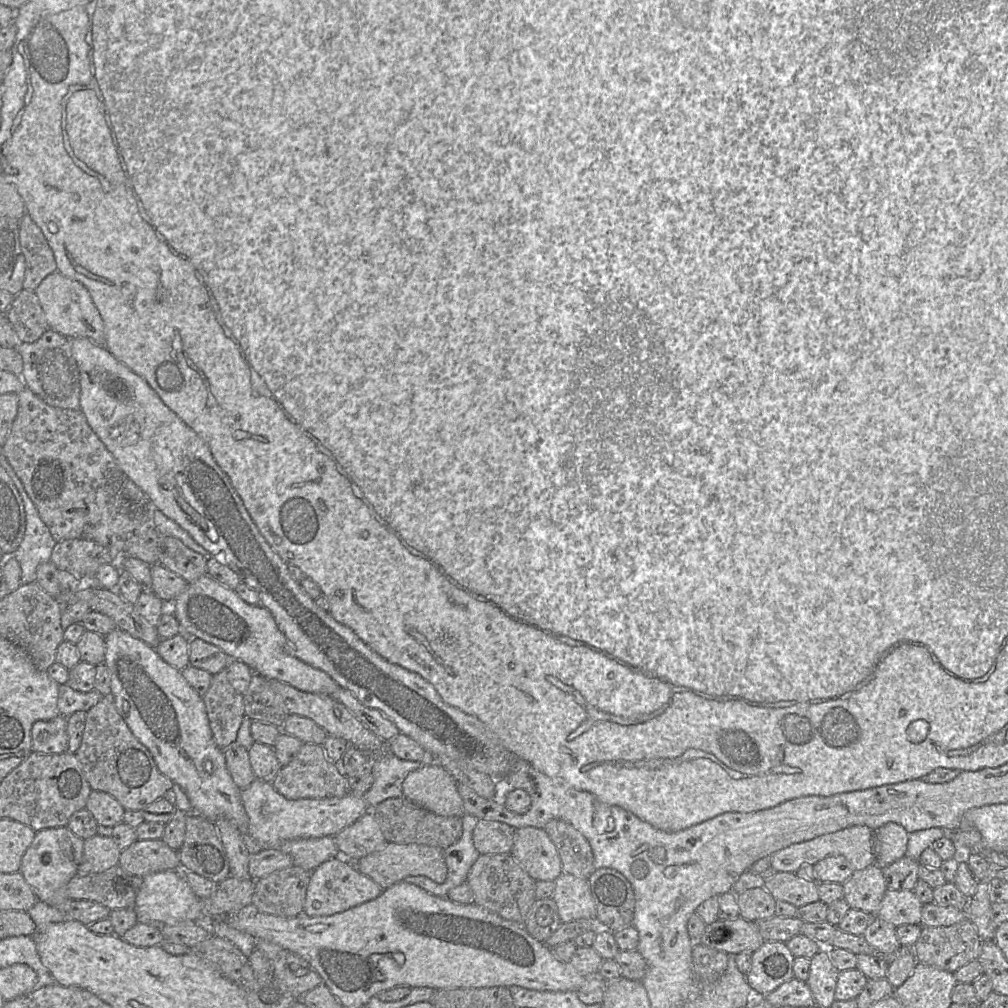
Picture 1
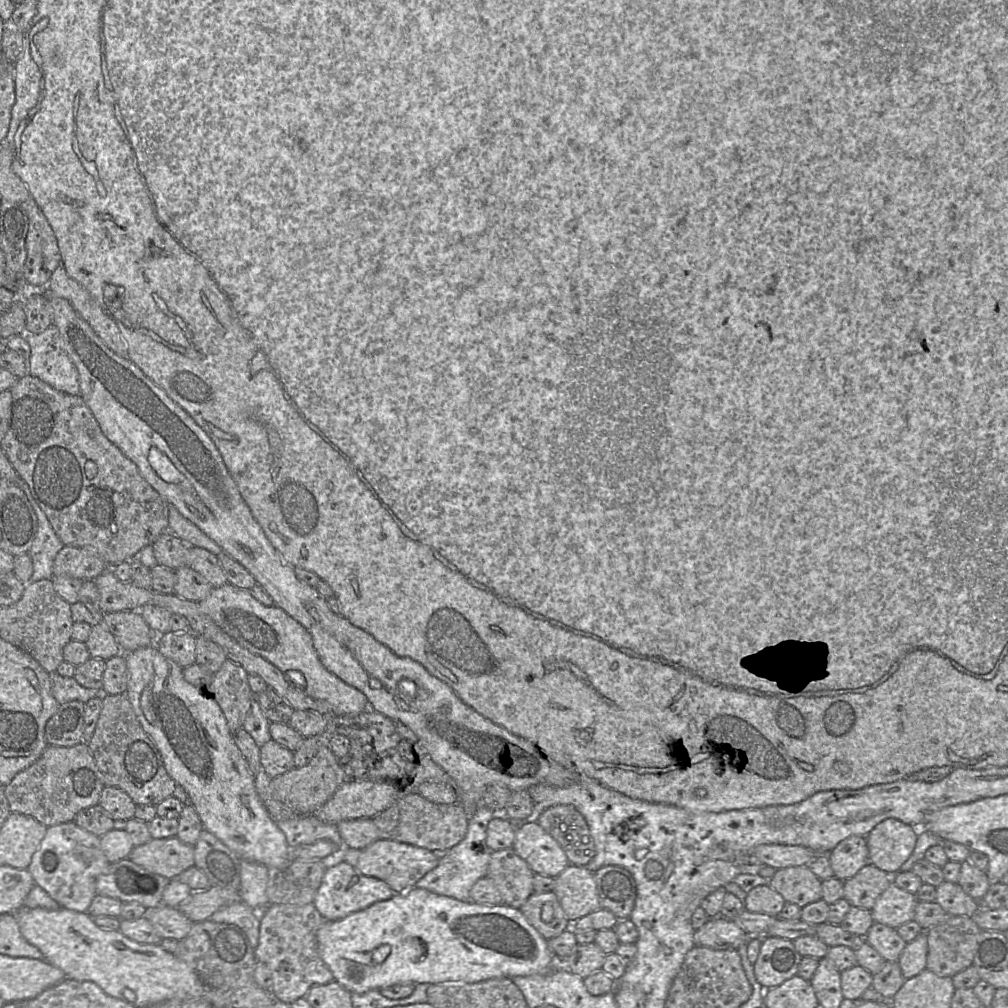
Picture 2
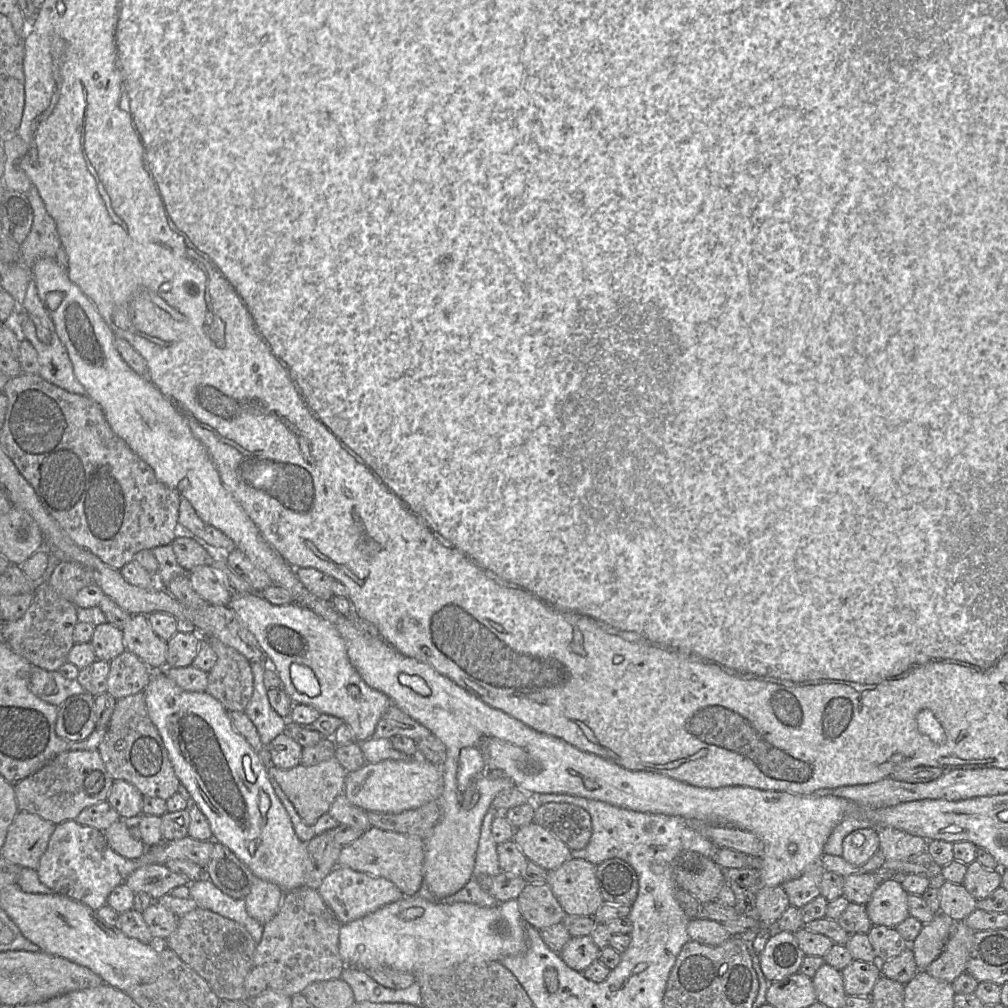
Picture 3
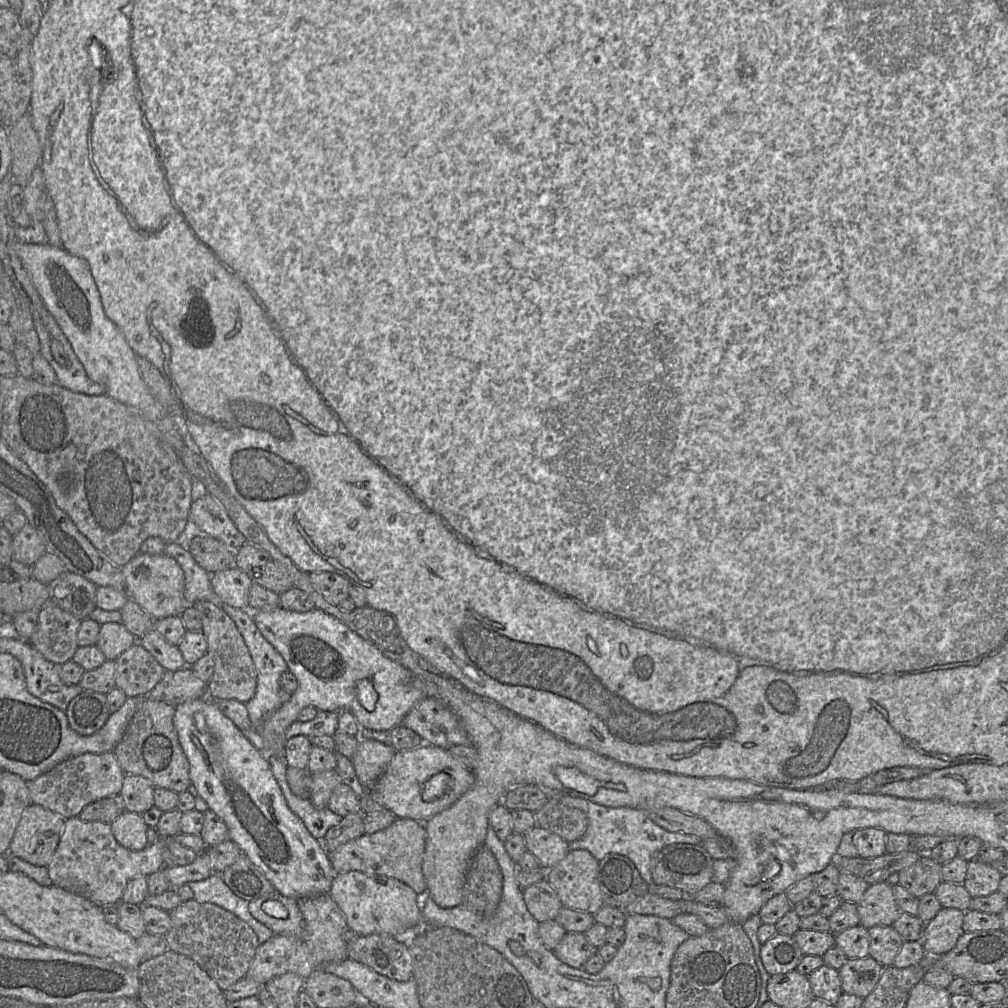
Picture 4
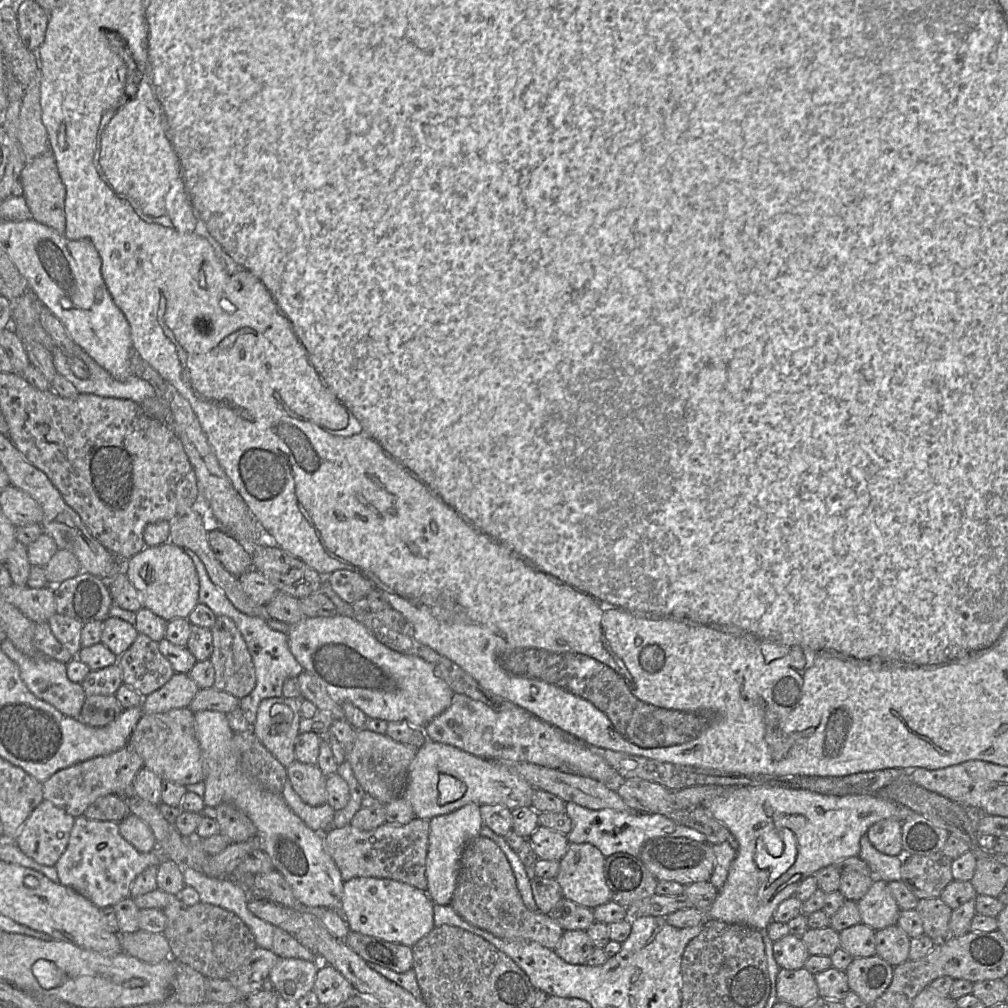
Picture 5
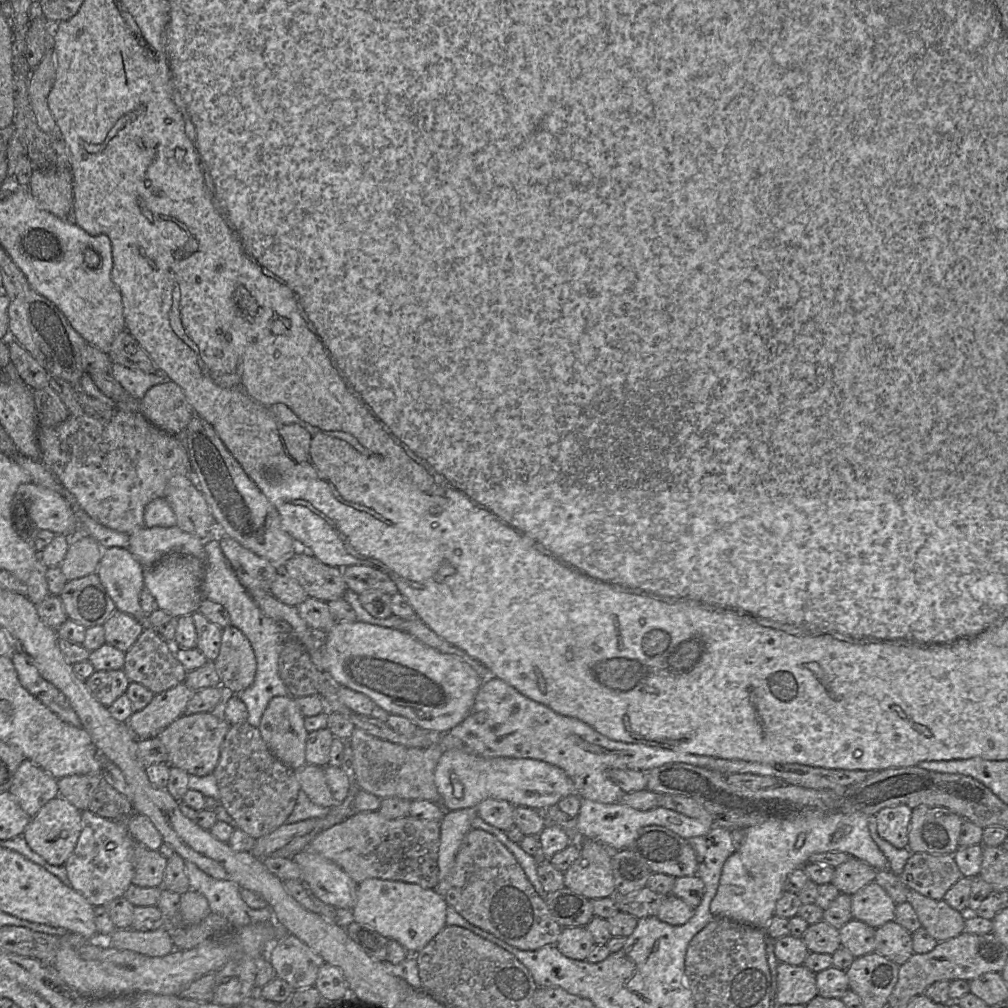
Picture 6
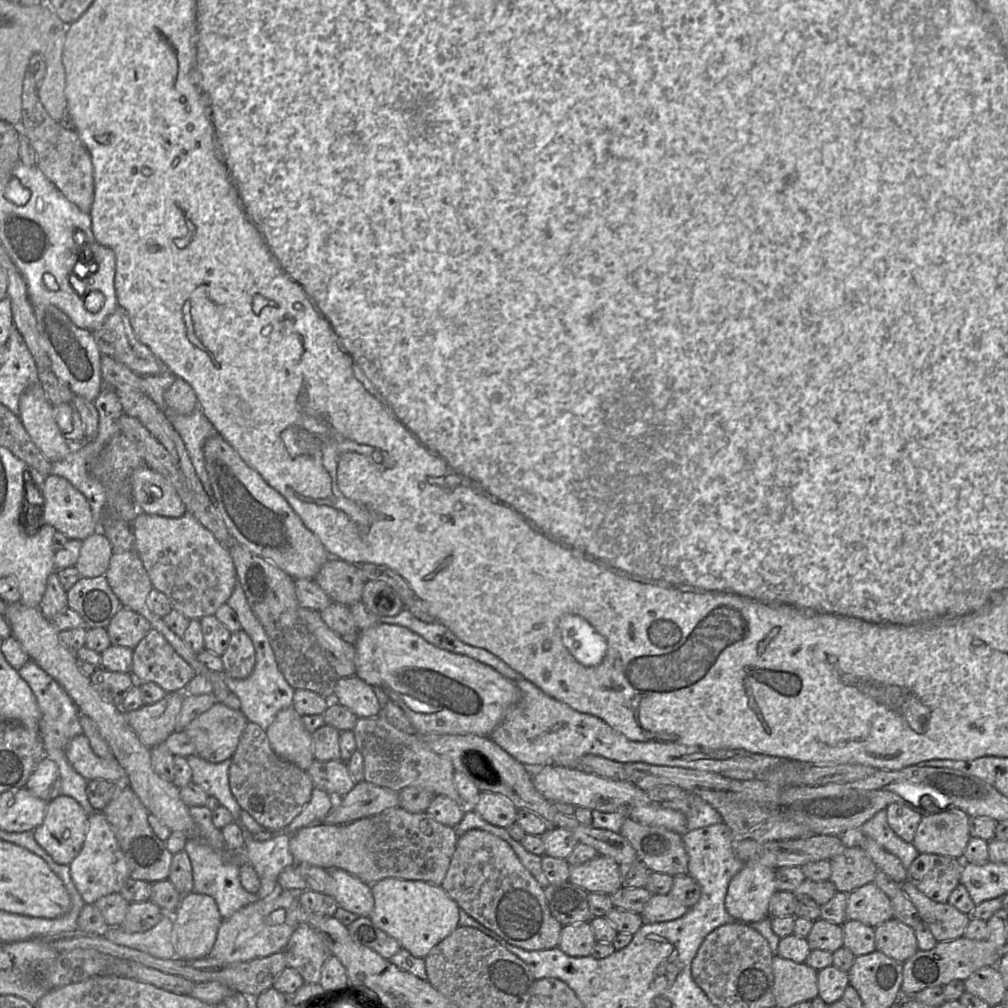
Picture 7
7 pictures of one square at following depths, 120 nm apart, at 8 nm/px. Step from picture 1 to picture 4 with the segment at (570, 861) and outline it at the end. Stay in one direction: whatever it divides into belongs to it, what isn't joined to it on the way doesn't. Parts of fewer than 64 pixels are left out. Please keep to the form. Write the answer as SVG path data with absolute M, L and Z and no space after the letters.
M551 796L534 814L535 826L554 832L568 843L580 839L588 827L588 818L583 811L566 806Z

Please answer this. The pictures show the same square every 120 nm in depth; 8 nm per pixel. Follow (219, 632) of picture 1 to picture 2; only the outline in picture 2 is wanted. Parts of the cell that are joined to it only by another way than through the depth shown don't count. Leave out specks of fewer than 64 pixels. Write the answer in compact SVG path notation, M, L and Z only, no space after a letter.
M229 583L213 588L207 598L197 603L240 646L269 661L283 673L285 679L308 696L327 703L333 714L357 714L370 709L364 693L325 668L310 633L282 608L265 606L251 595L249 589L240 589Z

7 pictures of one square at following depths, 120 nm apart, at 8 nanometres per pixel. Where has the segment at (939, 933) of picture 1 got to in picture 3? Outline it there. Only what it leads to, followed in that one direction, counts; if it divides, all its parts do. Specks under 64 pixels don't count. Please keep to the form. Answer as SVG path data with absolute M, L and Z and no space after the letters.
M965 921L953 922L948 940L940 955L926 968L933 977L952 983L966 972L975 931Z

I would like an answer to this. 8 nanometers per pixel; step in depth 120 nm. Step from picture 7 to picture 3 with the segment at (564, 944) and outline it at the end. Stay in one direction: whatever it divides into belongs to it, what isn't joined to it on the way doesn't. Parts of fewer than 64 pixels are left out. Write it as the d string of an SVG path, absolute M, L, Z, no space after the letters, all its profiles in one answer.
M590 936L571 937L559 955L568 967L577 972L584 972L598 960L600 949Z

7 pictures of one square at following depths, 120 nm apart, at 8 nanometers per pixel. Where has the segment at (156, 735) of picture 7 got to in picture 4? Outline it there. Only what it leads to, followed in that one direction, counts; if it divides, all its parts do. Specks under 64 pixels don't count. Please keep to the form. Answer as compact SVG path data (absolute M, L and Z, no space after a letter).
M190 666L175 671L166 670L147 696L177 705L206 696L206 682L199 678Z

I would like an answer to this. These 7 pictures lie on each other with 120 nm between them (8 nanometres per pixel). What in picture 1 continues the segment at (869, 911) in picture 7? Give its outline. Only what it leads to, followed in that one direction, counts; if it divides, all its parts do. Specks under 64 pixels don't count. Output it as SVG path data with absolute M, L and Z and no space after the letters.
M888 889L875 916L895 927L905 924L920 925L923 906L913 890Z

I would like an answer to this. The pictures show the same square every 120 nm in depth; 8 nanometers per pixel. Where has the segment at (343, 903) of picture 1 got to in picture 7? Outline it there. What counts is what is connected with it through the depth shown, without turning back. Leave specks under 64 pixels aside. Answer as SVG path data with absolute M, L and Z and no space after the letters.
M385 878L371 885L371 891L374 908L368 917L372 923L416 958L424 959L459 926L460 907L441 885L421 880Z

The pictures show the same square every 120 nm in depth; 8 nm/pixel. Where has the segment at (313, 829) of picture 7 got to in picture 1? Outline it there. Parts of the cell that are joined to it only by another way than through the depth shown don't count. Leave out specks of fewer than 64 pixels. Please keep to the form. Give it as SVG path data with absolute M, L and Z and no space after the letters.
M387 842L379 850L353 862L364 875L374 880L383 890L404 881L409 876L426 876L437 883L442 883L447 877L447 865L444 849L424 844L399 844Z

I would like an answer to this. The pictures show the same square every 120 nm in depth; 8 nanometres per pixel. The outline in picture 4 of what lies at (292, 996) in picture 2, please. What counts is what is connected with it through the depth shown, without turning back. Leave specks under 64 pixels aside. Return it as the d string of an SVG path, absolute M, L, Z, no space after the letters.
M328 893L297 899L303 919L303 930L298 936L274 934L256 949L245 979L265 985L272 978L287 972L307 979L323 964L340 963L348 959L347 942L343 937L346 919Z

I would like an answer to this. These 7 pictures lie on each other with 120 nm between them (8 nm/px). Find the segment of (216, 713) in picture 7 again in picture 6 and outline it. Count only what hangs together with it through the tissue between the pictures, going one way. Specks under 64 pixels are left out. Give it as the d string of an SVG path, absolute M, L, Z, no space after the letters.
M211 712L184 713L157 735L167 750L167 764L185 770L188 774L204 776L215 769L222 742L230 728L228 721Z

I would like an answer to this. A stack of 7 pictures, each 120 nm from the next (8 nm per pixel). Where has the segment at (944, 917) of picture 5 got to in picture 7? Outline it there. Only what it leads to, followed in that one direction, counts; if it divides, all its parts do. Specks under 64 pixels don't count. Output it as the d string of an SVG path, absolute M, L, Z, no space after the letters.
M908 881L901 884L901 890L916 907L921 921L925 922L935 940L950 941L964 936L971 915L961 912L948 902L936 902Z

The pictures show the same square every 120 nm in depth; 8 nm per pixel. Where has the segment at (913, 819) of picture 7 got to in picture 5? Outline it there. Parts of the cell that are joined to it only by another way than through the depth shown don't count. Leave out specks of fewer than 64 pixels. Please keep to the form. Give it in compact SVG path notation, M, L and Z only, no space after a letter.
M895 818L883 819L870 826L866 835L881 853L890 856L902 855L902 823Z

